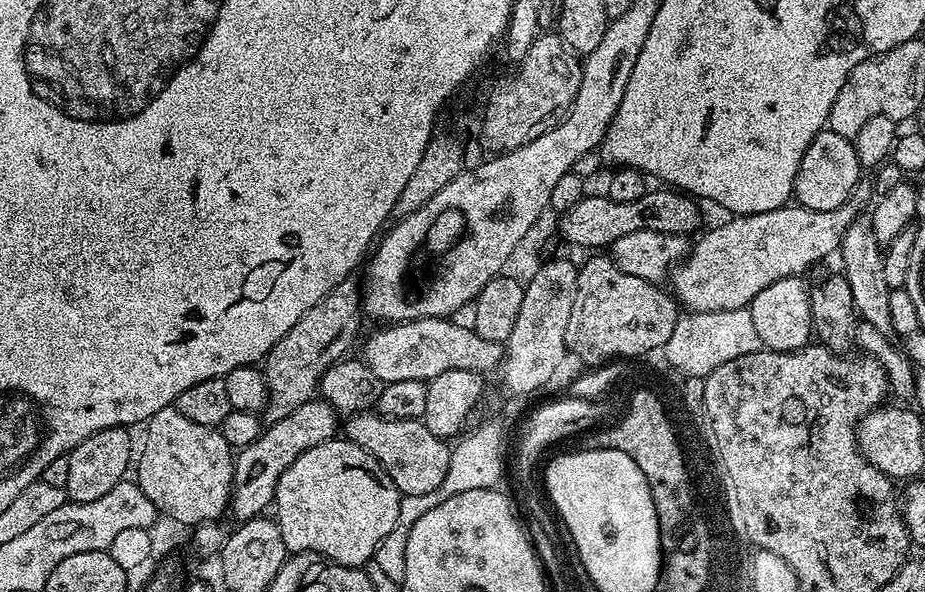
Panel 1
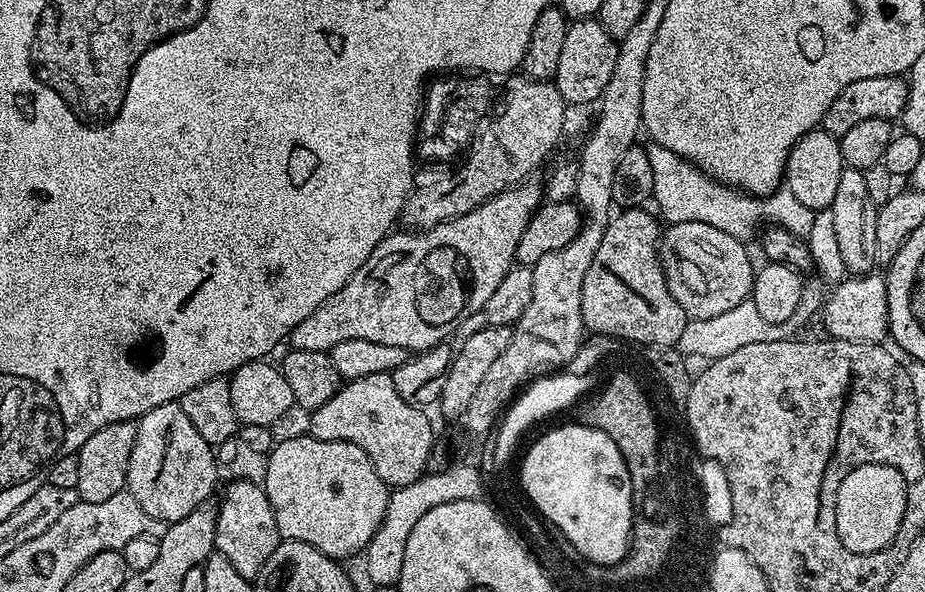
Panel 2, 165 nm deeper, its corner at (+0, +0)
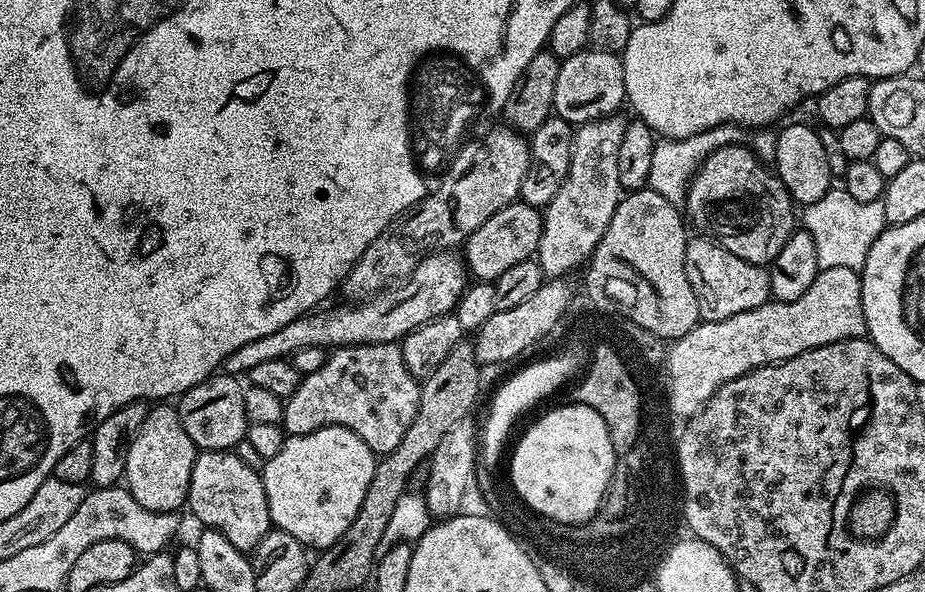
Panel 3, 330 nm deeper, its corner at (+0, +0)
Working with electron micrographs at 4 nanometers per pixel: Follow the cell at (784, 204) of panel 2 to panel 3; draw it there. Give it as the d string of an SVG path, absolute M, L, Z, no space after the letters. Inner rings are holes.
M720 124L710 130L700 131L698 134L690 135L686 139L669 140L659 139L653 153L653 162L650 166L650 178L647 187L661 194L662 198L676 207L681 207L687 201L688 183L695 175L695 171L704 159L724 145L744 144L751 148L756 156L765 162L775 159L777 152L777 131L765 126L758 129L747 129L739 124Z

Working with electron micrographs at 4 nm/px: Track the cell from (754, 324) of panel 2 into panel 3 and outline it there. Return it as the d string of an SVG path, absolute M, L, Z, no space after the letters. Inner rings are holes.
M834 186L818 202L807 205L802 212L803 231L814 238L814 250L818 250L818 266L821 270L834 266L846 266L857 270L864 267L870 246L883 234L884 201L857 202L843 186Z

